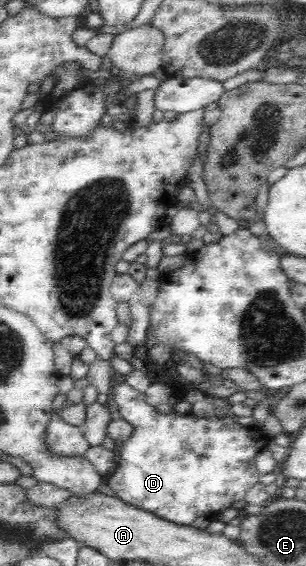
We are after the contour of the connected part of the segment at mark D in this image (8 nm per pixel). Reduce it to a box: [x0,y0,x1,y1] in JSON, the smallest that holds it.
[108,382,268,526]

